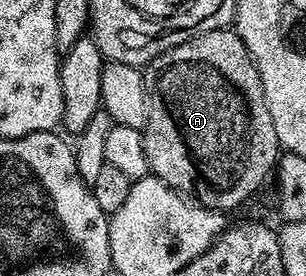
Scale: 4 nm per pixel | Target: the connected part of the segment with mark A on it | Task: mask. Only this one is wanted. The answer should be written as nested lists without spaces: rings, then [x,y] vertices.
[[[226,28],[224,30],[203,32],[183,44],[163,52],[154,62],[144,67],[143,77],[145,79],[145,92],[149,99],[149,107],[147,108],[145,129],[141,131],[141,135],[143,136],[143,152],[147,152],[149,174],[154,178],[163,180],[178,194],[196,200],[209,210],[230,212],[229,210],[235,209],[236,206],[243,205],[264,184],[265,177],[268,174],[270,177],[274,173],[279,157],[279,147],[275,136],[275,124],[271,121],[271,108],[267,108],[267,100],[263,92],[263,84],[259,80],[259,72],[255,68],[253,58],[247,52],[247,48],[237,34],[236,29]]]

